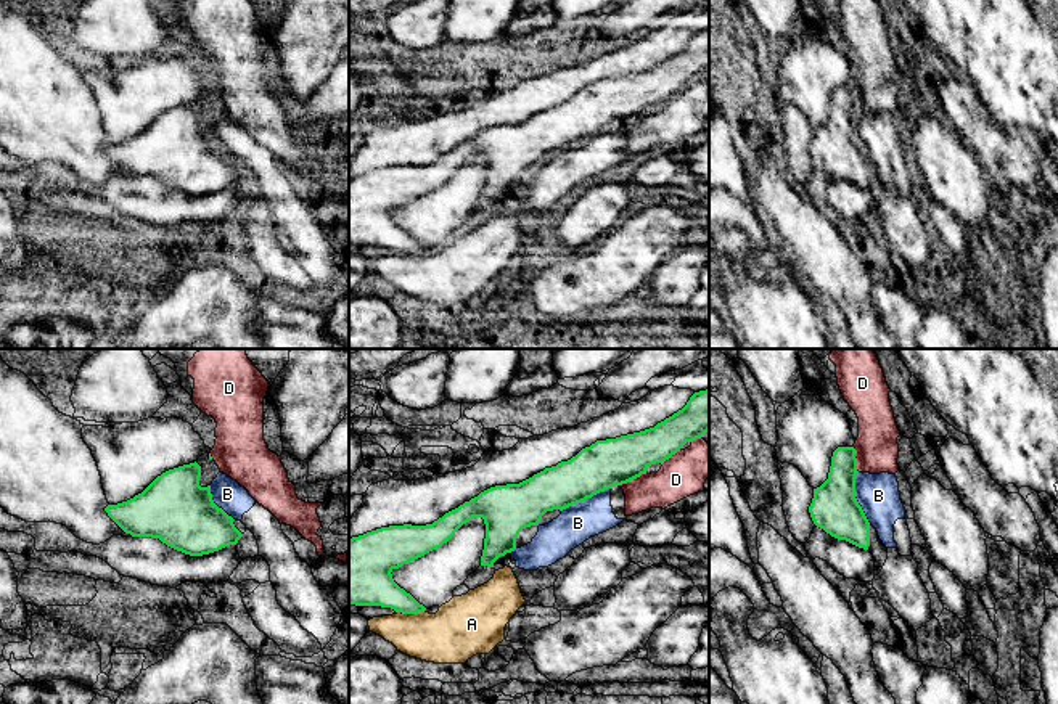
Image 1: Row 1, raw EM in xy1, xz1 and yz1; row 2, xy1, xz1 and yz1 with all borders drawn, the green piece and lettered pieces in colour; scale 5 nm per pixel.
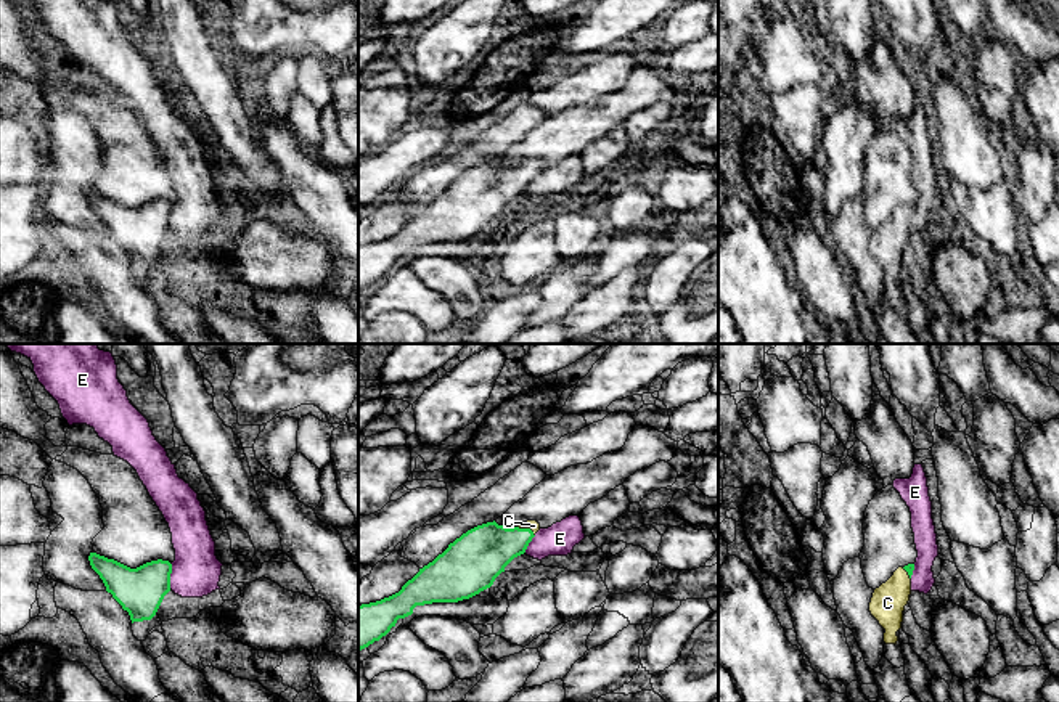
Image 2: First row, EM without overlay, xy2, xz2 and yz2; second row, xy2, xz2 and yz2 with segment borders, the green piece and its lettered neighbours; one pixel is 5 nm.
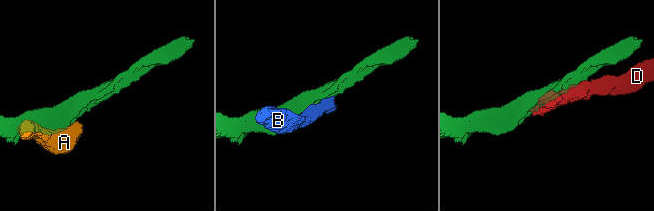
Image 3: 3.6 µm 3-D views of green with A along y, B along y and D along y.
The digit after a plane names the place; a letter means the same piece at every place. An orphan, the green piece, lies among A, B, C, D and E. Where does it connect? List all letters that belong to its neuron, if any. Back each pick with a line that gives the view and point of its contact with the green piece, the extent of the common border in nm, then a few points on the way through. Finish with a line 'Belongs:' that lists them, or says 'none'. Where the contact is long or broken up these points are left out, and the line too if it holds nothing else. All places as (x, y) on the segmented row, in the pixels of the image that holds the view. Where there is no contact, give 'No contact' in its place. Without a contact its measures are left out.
C: Touches green at xz2 (527, 529). Shared border 100 nm. Path across: xz2 (484, 551), (515, 542), (527, 529), (534, 526)
Belongs: C

